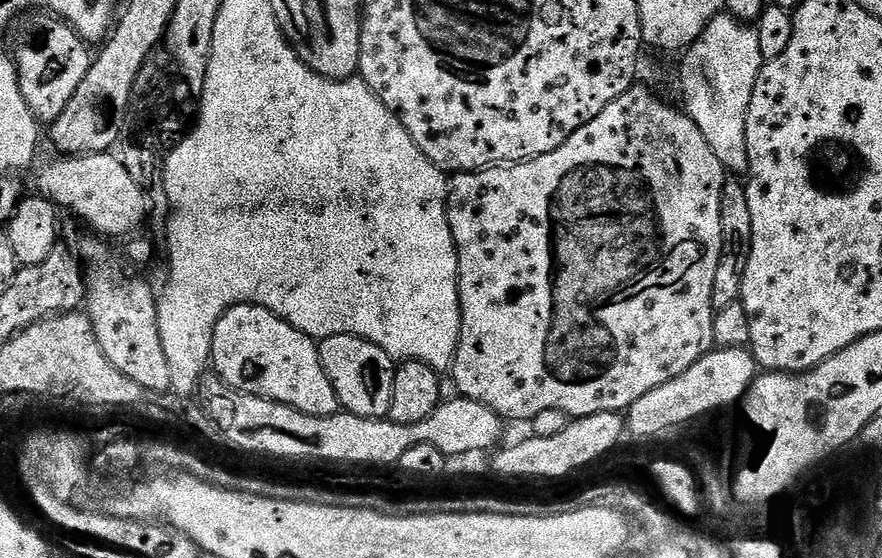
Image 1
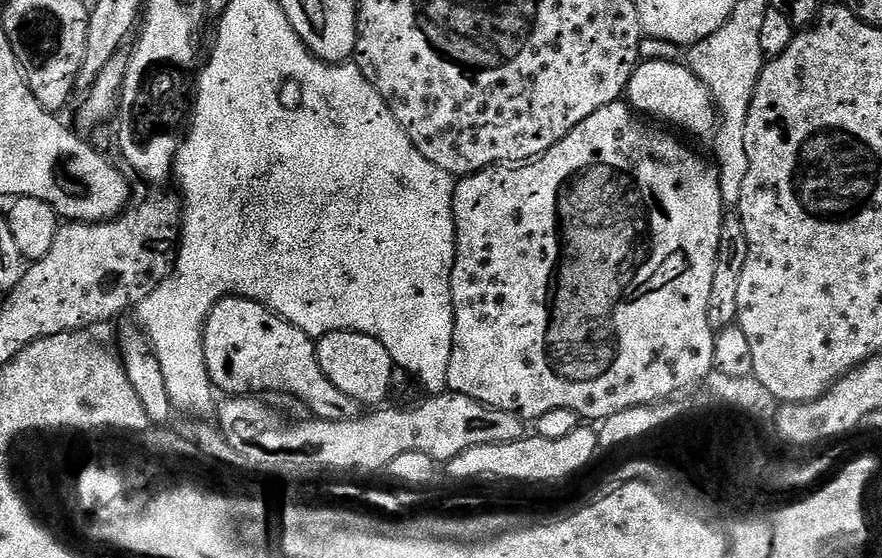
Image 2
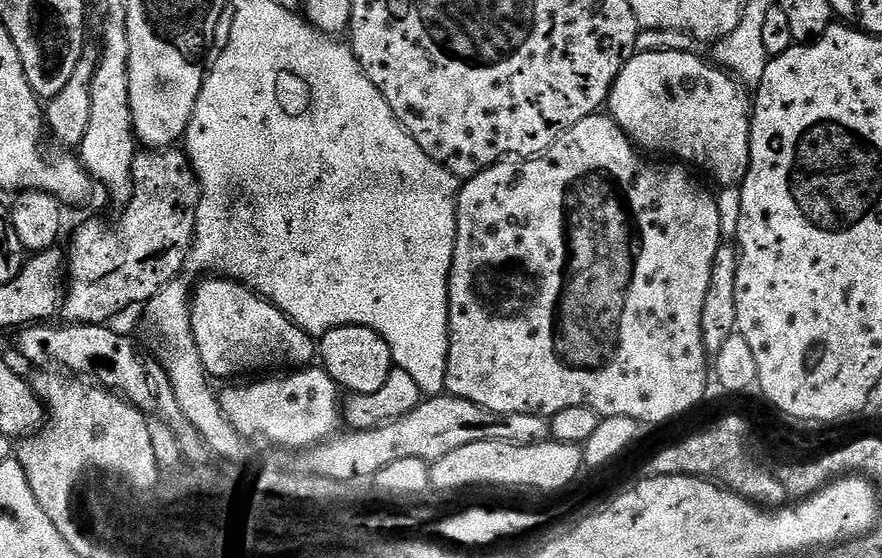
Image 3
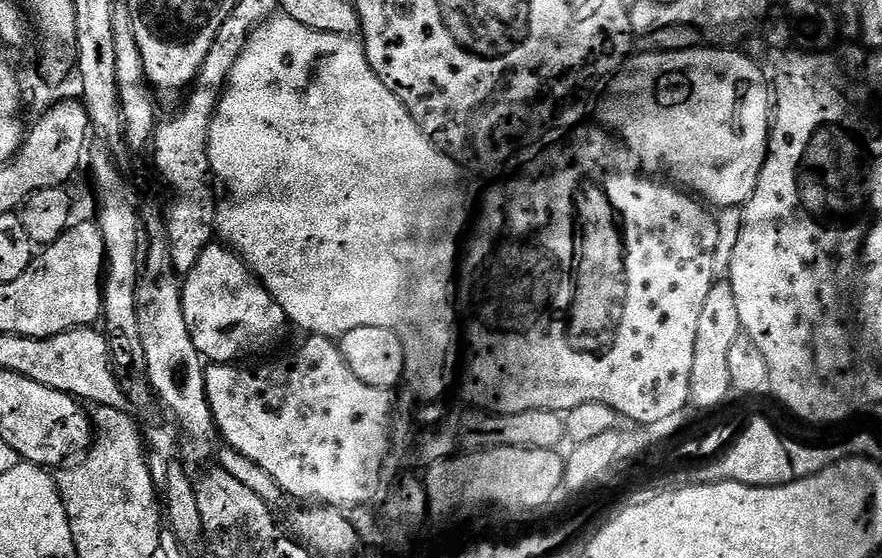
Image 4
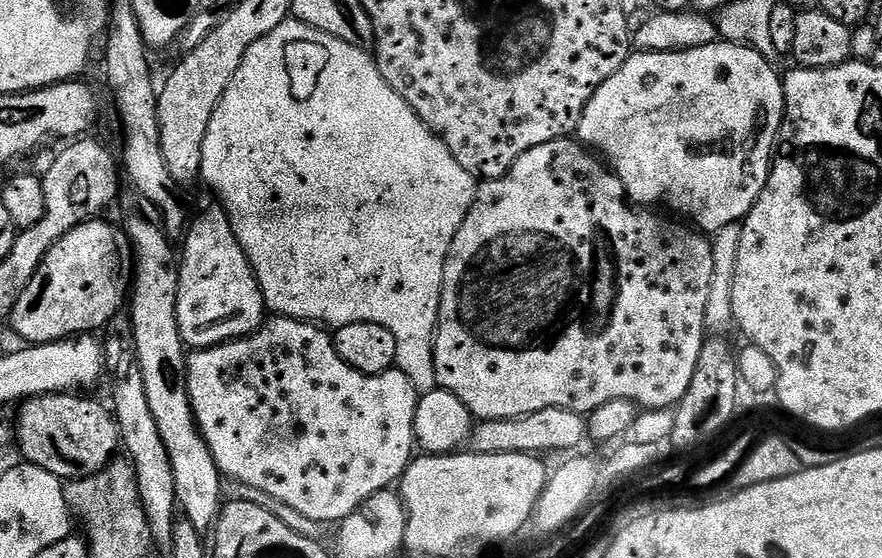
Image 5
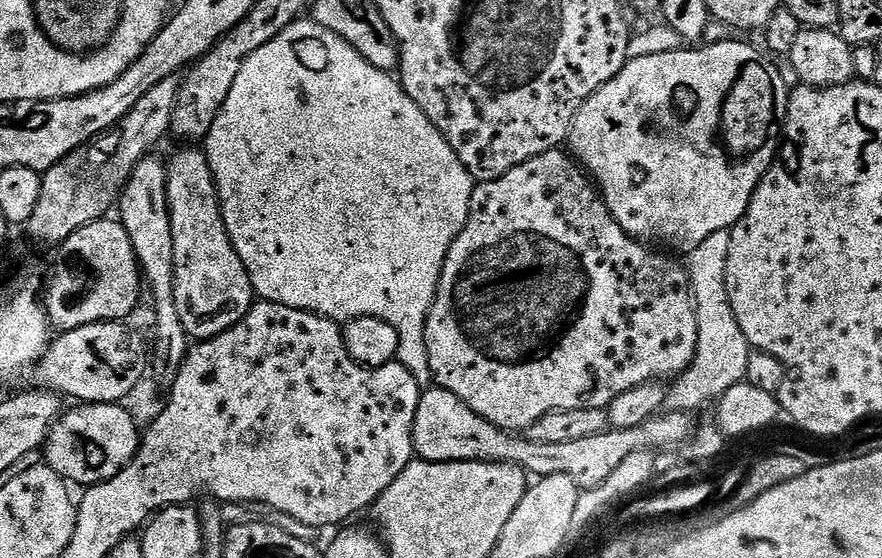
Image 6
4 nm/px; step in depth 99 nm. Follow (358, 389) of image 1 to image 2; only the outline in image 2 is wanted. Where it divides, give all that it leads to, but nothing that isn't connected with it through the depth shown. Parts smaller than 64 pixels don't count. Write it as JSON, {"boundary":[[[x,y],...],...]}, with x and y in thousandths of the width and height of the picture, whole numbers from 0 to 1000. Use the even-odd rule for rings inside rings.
{"boundary":[[[375,595],[358,609],[358,640],[365,670],[379,685],[388,706],[401,713],[410,728],[431,728],[439,719],[435,715],[444,695],[447,654],[433,613],[405,595]]]}

